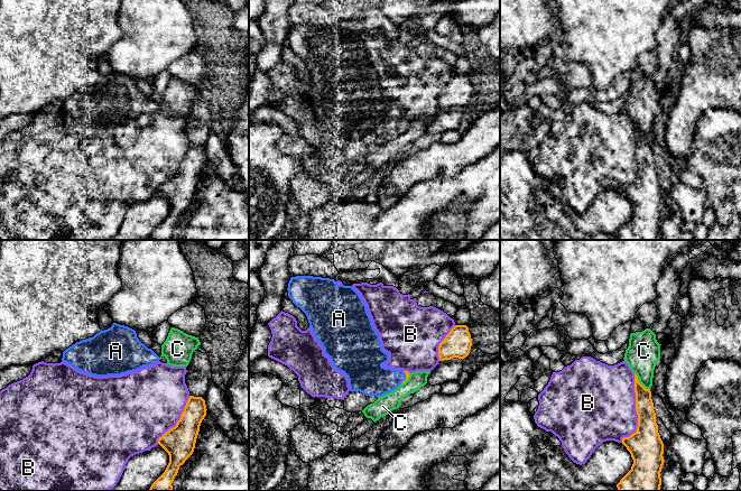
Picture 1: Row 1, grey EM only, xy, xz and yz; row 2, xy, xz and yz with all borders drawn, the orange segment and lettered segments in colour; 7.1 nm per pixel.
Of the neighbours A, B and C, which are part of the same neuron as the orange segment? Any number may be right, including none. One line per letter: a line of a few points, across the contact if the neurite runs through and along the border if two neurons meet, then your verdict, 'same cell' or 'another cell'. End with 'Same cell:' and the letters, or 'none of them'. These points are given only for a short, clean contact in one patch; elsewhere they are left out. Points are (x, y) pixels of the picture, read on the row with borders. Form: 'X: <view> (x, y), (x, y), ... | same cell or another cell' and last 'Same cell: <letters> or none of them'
A: xz (407, 373), (406, 378), (371, 379) | same cell
B: another cell
C: another cell
Same cell: A

